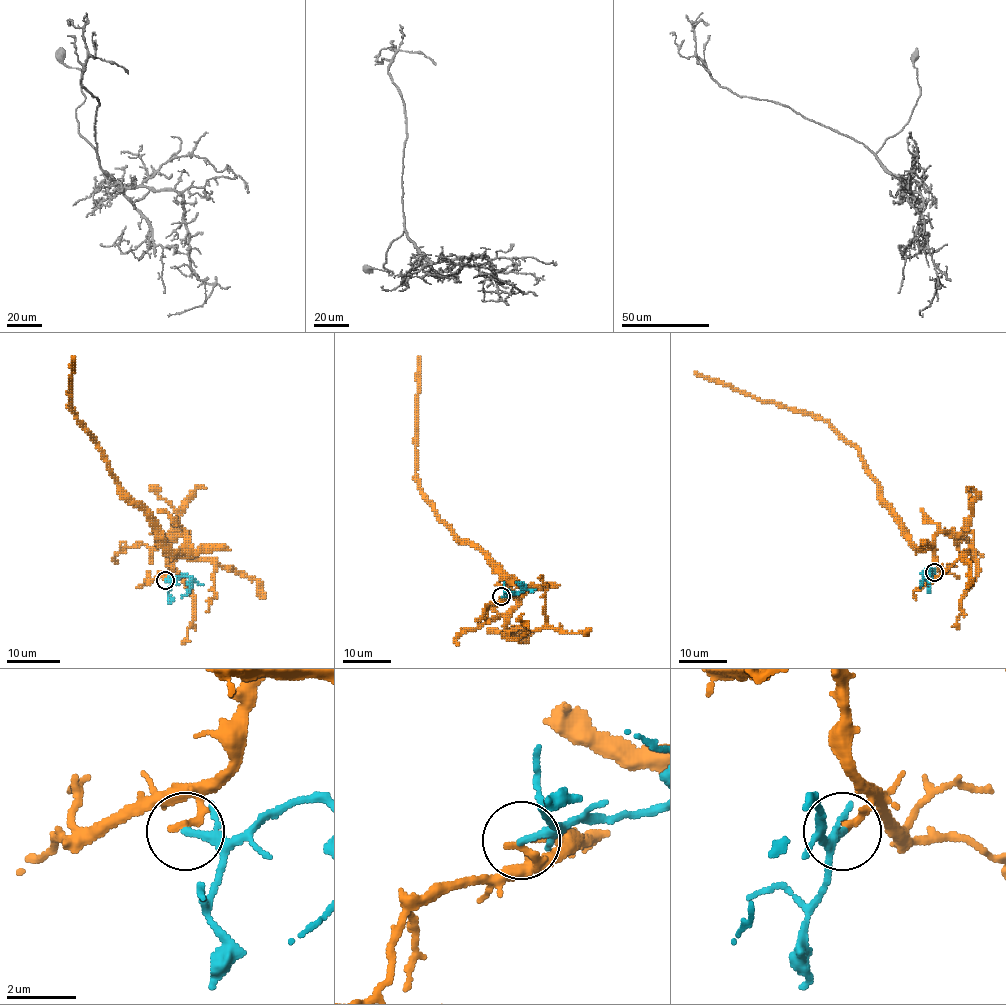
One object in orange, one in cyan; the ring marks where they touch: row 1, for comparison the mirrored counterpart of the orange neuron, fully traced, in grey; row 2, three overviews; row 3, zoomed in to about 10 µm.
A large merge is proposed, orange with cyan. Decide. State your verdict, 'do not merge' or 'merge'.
do not merge

